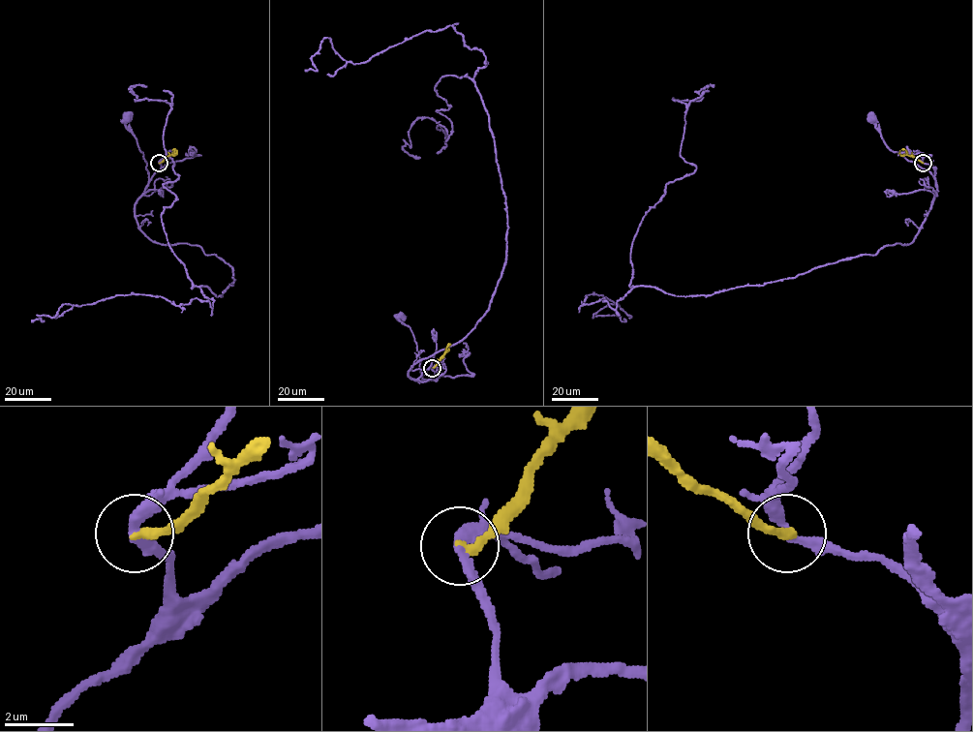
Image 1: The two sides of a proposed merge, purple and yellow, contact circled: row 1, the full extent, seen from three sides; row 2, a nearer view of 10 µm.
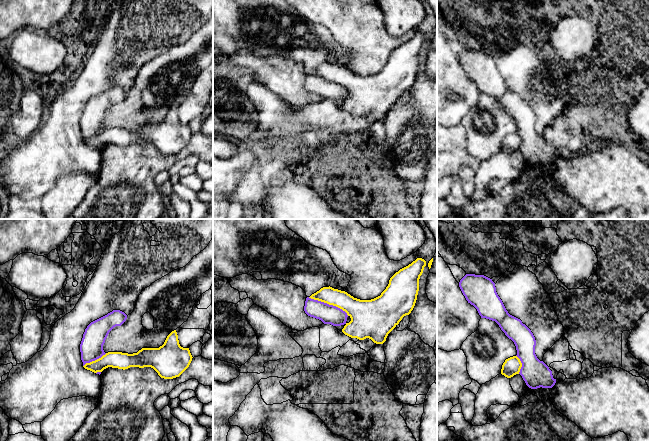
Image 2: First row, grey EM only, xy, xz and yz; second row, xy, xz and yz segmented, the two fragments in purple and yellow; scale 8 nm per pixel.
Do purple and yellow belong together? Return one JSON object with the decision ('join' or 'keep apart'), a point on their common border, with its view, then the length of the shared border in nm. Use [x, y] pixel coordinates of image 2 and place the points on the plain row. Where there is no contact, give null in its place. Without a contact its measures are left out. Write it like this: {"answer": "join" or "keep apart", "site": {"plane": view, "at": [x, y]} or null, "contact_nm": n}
{"answer": "keep apart", "site": {"plane": "xz", "at": [328, 80]}, "contact_nm": 360}

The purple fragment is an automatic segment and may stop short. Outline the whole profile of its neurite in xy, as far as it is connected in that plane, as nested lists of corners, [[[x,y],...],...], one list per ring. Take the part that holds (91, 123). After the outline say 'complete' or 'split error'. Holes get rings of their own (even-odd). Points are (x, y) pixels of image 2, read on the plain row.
[[[113,86],[87,102],[80,120],[83,142],[106,130],[103,126],[103,121],[109,108],[114,103],[121,102],[126,95],[127,91],[124,88]]]; complete

